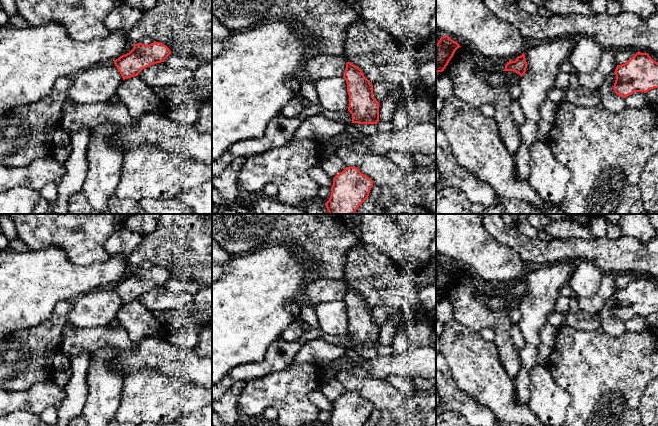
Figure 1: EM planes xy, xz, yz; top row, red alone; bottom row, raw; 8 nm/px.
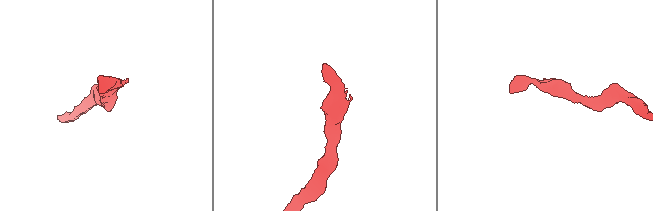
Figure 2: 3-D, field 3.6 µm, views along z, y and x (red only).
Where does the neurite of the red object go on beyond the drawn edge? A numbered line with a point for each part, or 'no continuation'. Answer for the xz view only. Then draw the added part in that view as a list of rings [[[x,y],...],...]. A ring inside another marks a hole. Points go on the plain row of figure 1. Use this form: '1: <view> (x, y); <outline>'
no continuation

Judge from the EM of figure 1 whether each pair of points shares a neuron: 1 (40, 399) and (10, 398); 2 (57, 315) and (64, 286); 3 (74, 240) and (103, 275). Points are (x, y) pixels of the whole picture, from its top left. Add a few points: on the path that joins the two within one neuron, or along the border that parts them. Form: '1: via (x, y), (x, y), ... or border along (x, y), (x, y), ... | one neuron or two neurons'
1: via (33, 399), (17, 399) | one neuron
2: border along (73, 300), (61, 300), (47, 320) | two neurons
3: border along (109, 255), (89, 264), (70, 261) | two neurons

